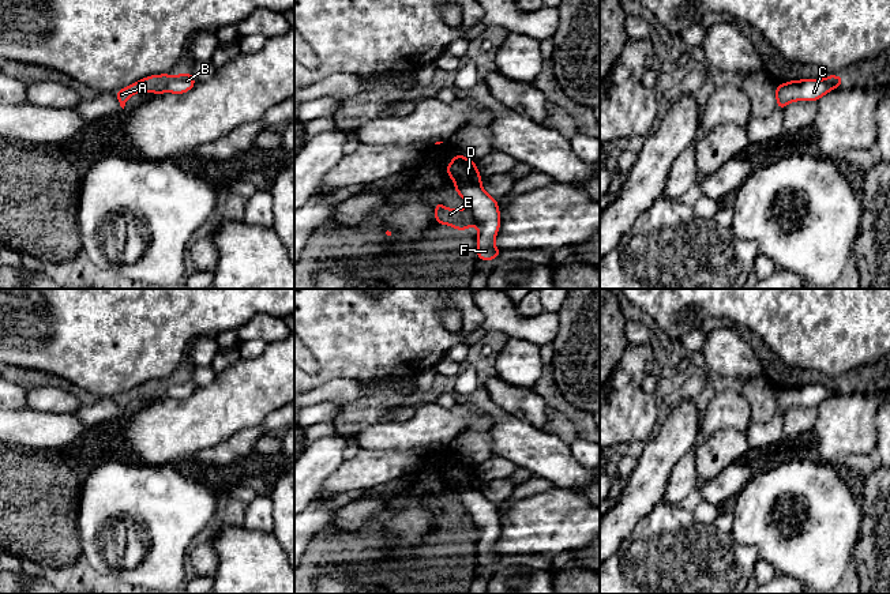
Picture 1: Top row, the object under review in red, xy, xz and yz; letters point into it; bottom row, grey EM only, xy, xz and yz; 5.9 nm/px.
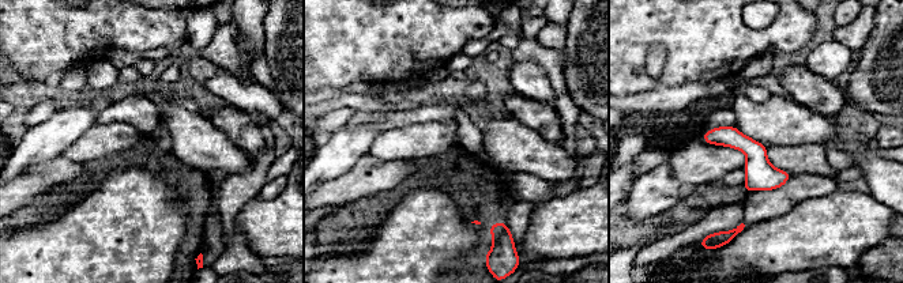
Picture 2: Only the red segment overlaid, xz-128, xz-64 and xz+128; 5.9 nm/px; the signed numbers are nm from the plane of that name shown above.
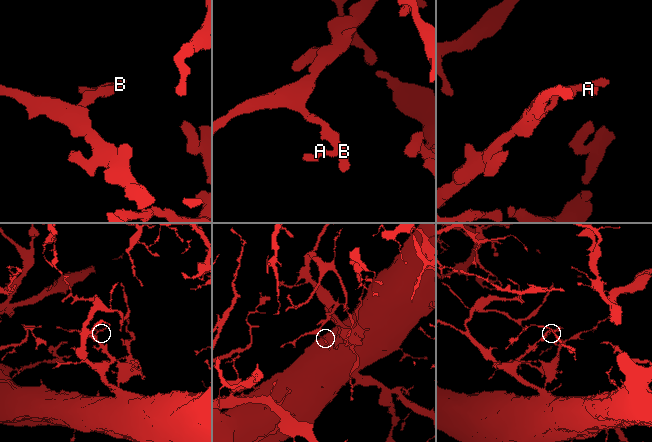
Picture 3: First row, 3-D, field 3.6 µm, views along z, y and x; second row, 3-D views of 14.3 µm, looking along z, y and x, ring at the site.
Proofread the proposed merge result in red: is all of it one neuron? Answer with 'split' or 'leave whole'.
split

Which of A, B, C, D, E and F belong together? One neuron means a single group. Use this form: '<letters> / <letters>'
A E / B C D F

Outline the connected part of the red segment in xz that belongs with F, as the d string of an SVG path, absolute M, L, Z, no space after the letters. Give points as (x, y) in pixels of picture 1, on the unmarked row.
M457 459L446 475L455 489L454 496L461 500L474 520L478 533L476 541L478 564L488 567L499 563L502 556L495 552L495 542L500 534L500 516L497 505L484 496L476 467Z

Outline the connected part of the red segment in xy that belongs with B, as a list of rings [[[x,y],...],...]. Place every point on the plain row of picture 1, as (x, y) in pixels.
[[[189,377],[172,380],[166,396],[172,399],[184,399],[195,391],[196,386]]]

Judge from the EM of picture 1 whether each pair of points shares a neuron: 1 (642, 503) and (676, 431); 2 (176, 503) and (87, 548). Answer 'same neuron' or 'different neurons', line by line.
1: same neuron
2: same neuron

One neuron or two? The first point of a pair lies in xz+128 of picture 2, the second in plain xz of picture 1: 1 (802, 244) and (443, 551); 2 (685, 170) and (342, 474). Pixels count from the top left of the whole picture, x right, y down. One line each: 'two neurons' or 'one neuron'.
1: two neurons
2: one neuron

